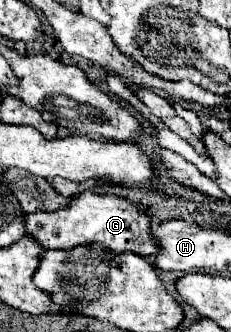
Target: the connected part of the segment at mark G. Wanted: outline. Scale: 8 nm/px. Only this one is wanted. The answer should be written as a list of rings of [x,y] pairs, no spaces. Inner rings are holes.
[[[83,192],[79,196],[69,198],[71,202],[67,204],[67,208],[57,208],[55,212],[33,212],[33,214],[25,214],[25,234],[31,236],[35,242],[39,242],[45,250],[47,248],[73,248],[79,244],[101,244],[103,248],[109,248],[111,252],[135,252],[141,256],[151,256],[157,250],[155,238],[151,236],[151,222],[147,218],[147,214],[129,198],[119,198],[119,196],[111,196],[111,194],[93,194],[93,192]]]

